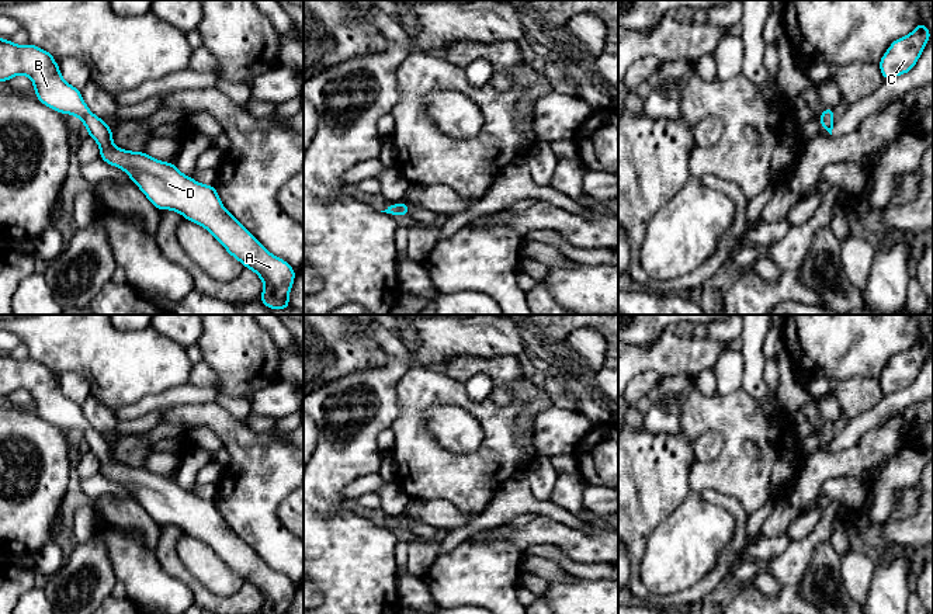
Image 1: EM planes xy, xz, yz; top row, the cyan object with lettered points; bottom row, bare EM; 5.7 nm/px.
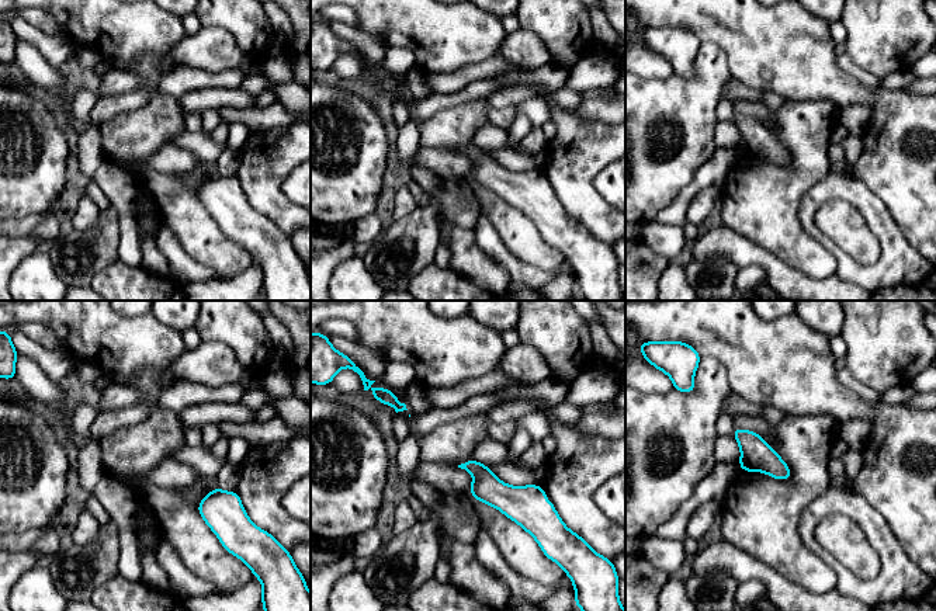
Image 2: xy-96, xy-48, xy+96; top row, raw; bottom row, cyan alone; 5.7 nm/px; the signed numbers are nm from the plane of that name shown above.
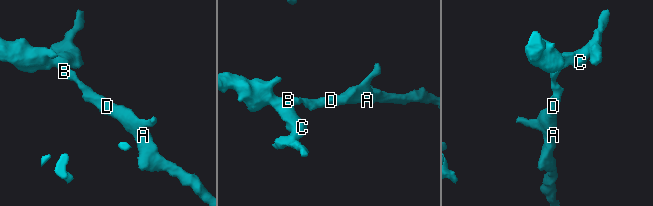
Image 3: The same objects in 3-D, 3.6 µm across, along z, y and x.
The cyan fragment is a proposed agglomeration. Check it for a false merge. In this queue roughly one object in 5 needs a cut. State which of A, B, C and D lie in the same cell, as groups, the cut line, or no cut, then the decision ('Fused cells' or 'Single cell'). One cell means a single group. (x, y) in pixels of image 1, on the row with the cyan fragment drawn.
Groups: A B C D. No split. Single cell

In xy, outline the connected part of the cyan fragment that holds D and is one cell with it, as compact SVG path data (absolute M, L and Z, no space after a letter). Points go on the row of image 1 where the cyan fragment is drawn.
M0 39L0 81L8 81L17 74L25 74L34 83L37 100L60 114L76 115L100 146L100 157L124 170L148 200L160 211L173 209L205 228L222 243L226 252L239 260L244 268L253 270L263 281L264 288L259 301L270 309L289 309L288 295L291 292L295 271L282 259L273 256L228 209L223 208L215 185L205 185L184 176L176 164L150 157L145 152L119 149L112 143L112 129L94 115L86 105L79 89L62 79L59 65L51 52L35 45L15 45L10 39Z

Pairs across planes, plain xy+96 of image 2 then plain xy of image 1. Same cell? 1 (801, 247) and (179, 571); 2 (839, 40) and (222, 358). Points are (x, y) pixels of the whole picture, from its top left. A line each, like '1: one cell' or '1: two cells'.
1: two cells
2: two cells

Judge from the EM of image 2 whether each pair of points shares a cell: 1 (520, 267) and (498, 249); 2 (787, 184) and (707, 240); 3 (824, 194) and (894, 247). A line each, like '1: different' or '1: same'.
1: same
2: different
3: same

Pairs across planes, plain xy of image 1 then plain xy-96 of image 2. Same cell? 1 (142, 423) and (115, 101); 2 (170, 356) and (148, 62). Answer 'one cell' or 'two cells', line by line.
1: one cell
2: two cells

